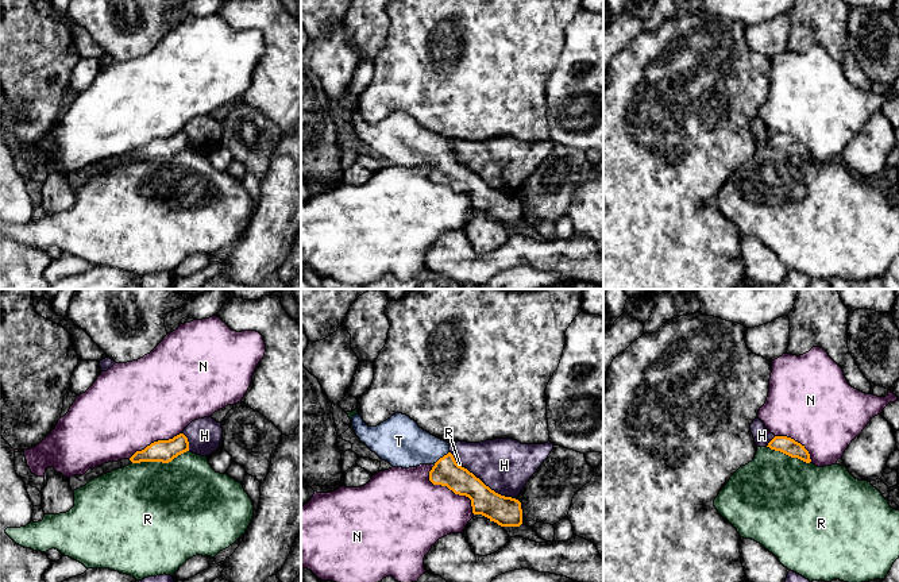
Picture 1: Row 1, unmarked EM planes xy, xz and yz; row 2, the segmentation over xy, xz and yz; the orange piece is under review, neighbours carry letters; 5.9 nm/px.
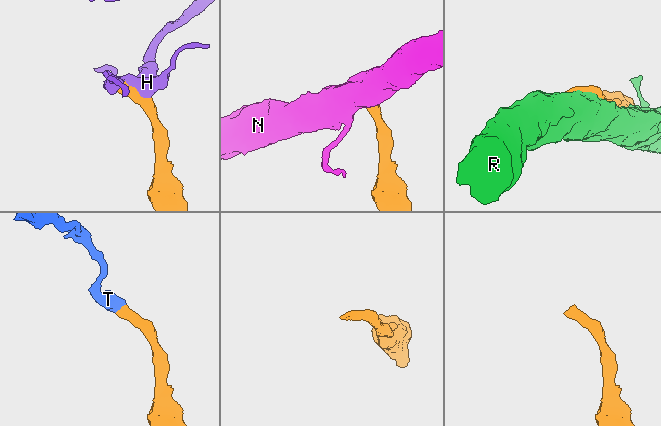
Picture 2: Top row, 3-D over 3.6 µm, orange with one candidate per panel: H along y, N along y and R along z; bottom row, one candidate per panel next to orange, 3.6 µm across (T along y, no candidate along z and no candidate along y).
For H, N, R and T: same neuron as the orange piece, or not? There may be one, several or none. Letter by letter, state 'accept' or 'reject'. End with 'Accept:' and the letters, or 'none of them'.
H: reject
N: reject
R: reject
T: accept
Accept: T

